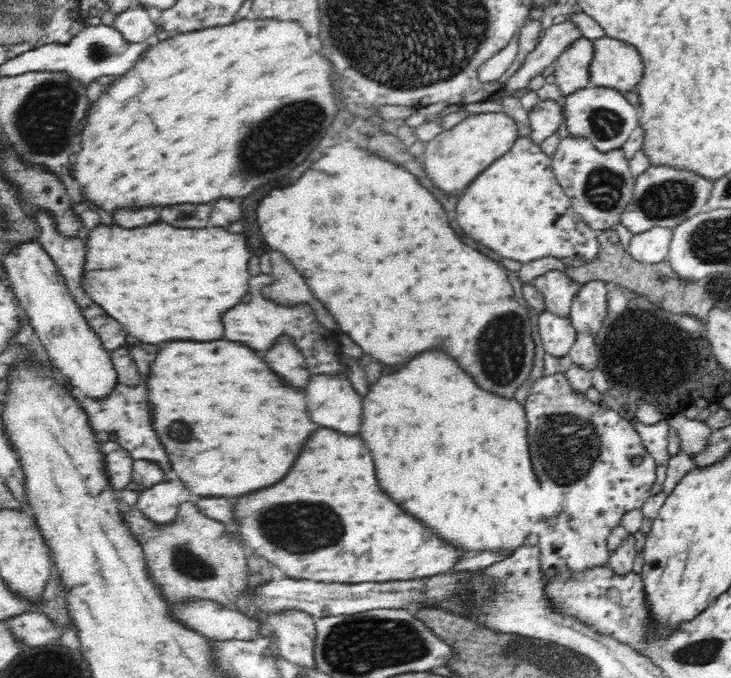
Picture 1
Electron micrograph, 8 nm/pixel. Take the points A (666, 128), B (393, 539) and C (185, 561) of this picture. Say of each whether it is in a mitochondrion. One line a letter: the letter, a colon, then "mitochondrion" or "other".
A: other
B: other
C: mitochondrion

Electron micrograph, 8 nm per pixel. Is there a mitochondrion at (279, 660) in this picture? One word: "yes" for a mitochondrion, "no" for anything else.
no

